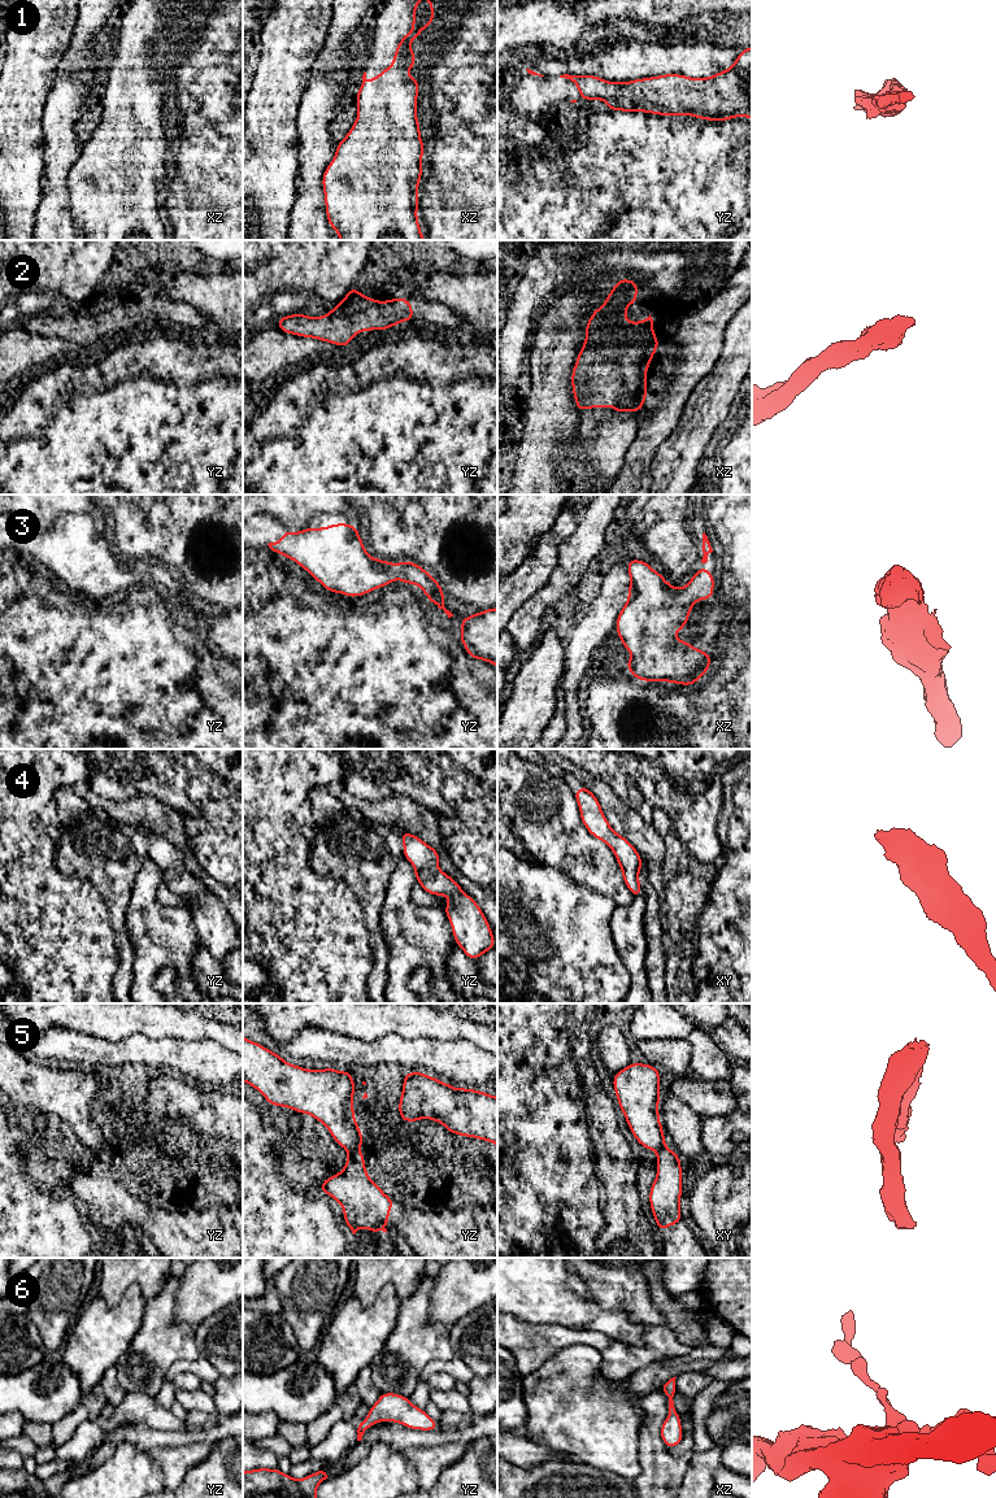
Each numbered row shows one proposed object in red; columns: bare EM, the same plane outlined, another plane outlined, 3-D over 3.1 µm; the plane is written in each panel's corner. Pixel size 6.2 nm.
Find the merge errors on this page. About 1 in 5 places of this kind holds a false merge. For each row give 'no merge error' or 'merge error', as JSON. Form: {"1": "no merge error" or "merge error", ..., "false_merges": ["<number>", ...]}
{"1": "no merge error", "2": "no merge error", "3": "no merge error", "4": "no merge error", "5": "merge error", "6": "no merge error", "false_merges": ["5"]}

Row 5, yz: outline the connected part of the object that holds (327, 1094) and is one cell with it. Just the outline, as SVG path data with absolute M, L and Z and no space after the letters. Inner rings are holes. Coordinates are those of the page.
M243 1036L243 1081L261 1092L266 1102L295 1110L299 1114L308 1112L316 1122L323 1123L331 1137L348 1153L357 1150L364 1142L361 1129L355 1119L353 1093L356 1092L352 1071L306 1070L291 1064L261 1044Z

